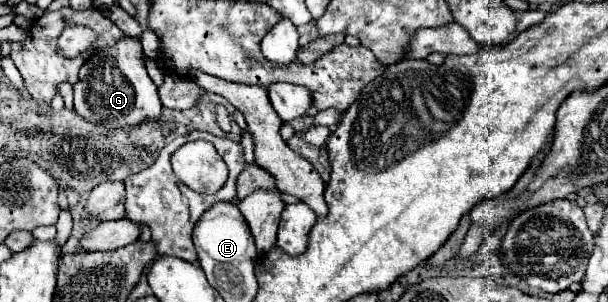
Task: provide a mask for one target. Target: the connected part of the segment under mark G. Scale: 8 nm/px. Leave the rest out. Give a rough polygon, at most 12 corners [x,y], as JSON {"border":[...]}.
{"border":[[141,40],[97,48],[75,88],[107,128],[161,114]]}

